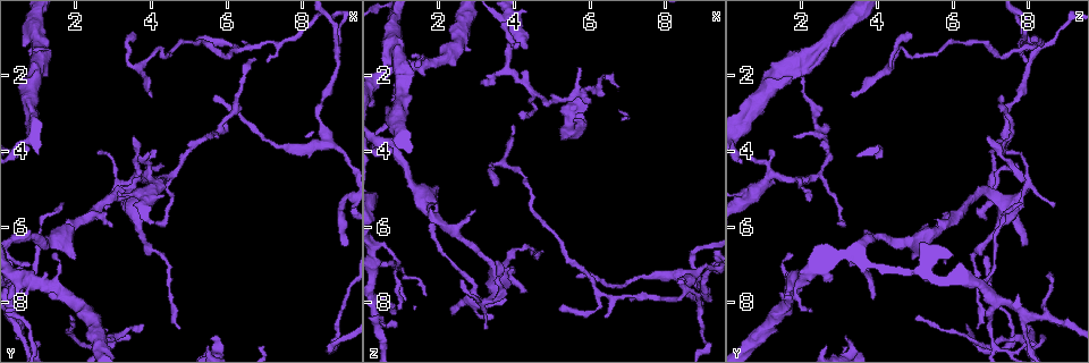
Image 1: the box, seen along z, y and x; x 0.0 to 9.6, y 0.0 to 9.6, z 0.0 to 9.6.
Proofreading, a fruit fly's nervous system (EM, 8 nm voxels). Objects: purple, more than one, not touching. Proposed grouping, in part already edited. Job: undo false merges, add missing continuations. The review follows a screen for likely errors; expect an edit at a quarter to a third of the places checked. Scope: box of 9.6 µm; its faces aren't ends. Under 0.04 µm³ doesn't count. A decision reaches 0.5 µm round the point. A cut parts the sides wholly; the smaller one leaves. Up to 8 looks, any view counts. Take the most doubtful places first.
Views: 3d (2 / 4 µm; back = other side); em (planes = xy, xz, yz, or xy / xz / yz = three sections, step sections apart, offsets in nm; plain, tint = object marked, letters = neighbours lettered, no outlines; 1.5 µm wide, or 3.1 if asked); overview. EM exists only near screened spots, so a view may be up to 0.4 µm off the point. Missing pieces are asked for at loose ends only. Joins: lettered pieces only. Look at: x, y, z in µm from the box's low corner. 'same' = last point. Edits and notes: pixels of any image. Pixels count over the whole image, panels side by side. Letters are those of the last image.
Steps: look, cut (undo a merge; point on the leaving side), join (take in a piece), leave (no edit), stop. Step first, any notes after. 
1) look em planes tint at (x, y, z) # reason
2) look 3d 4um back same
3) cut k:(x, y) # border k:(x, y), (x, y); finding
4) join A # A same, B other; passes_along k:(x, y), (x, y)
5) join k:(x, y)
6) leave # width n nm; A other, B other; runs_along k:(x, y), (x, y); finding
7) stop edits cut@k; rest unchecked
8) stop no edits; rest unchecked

look em yz step 4 letters at (2.55, 4.00, 7.45) # free end

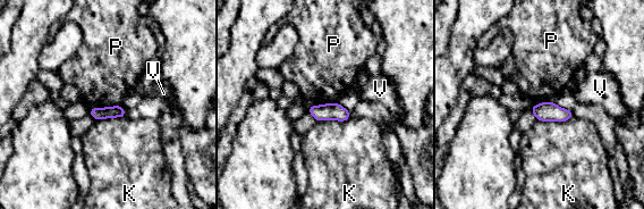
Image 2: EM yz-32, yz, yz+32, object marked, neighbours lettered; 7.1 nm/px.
look em xz step 4 letters same # another direction

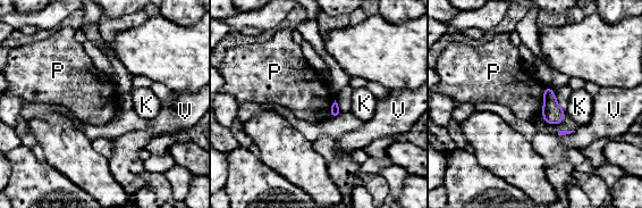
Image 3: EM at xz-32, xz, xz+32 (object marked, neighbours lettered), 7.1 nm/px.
leave # K other, P other, V other; border 3:(545, 86), (541, 116); no lettered piece goes on from it

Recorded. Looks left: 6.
look em xy step 4 letters at (5.60, 2.60, 7.35) # tapers out

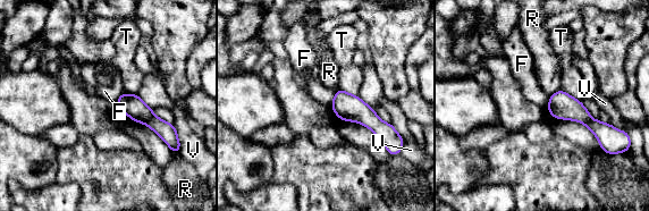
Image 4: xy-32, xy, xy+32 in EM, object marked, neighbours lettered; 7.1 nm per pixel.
look em planes letters same

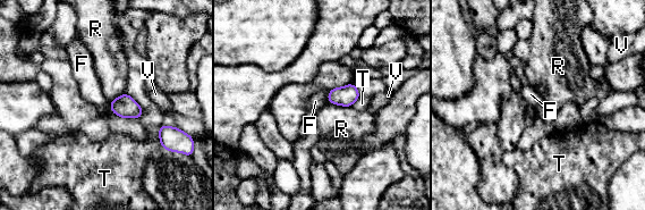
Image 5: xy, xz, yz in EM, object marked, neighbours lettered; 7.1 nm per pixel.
leave # F other, R other, T other, V other; border 5:(329, 91), (325, 100); none of them fits

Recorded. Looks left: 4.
look em planes tint at (8.50, 2.65, 7.65) # thick turns thin

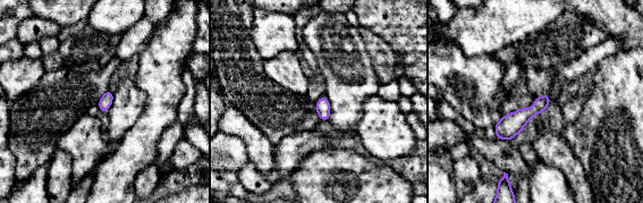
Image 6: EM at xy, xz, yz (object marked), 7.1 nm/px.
look em planes letters same # what lies round it

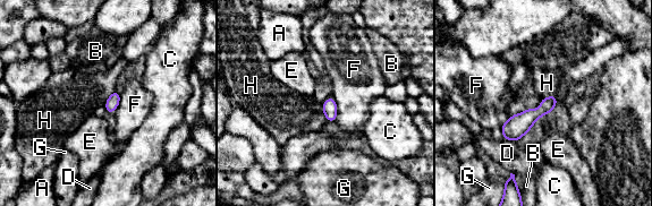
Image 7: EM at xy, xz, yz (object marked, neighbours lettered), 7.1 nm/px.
leave # width 90 nm; A other, B other, C other, D other, E other, F other, G other, H other; continuous, no second cell

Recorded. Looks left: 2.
stop no edits; rest unchecked

